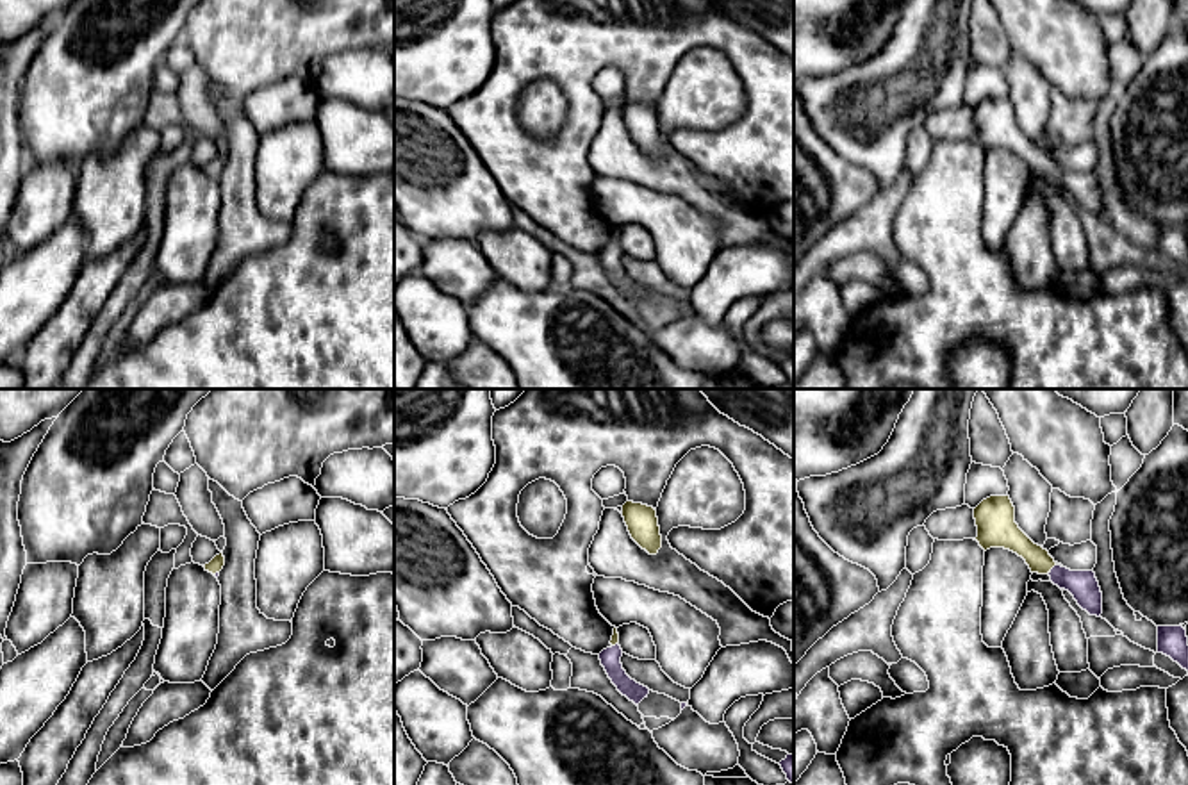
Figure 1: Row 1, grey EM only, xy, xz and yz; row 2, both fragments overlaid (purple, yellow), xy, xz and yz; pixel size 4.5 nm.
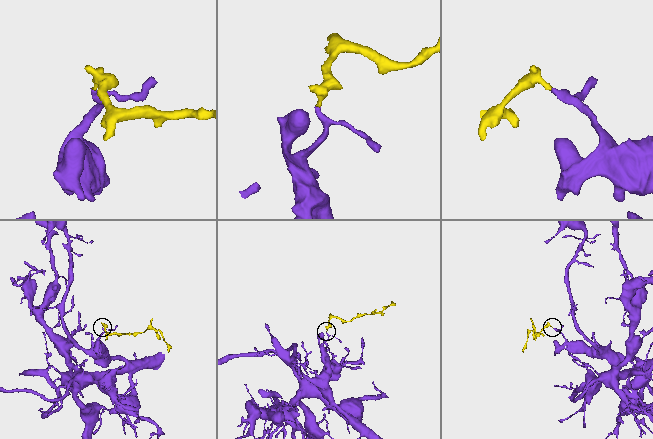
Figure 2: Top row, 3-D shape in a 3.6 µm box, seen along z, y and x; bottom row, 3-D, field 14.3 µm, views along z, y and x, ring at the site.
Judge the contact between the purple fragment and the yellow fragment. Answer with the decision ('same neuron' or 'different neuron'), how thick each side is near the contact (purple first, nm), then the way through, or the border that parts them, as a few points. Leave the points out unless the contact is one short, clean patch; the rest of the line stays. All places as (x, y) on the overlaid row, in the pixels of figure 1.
same neuron | 140/120 nm | across yz (1083, 586), (1051, 570), (1008, 536)

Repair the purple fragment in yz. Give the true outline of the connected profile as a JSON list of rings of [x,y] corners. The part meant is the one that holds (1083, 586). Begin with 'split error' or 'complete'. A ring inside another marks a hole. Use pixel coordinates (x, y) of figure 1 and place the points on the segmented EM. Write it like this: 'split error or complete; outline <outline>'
split error; outline [[[990,496],[974,508],[976,541],[986,551],[1004,548],[1026,560],[1031,573],[1049,574],[1051,582],[1068,591],[1090,616],[1101,617],[1102,592],[1093,571],[1070,571],[1054,562],[1047,550],[1035,544],[1015,523],[1010,496]]]

